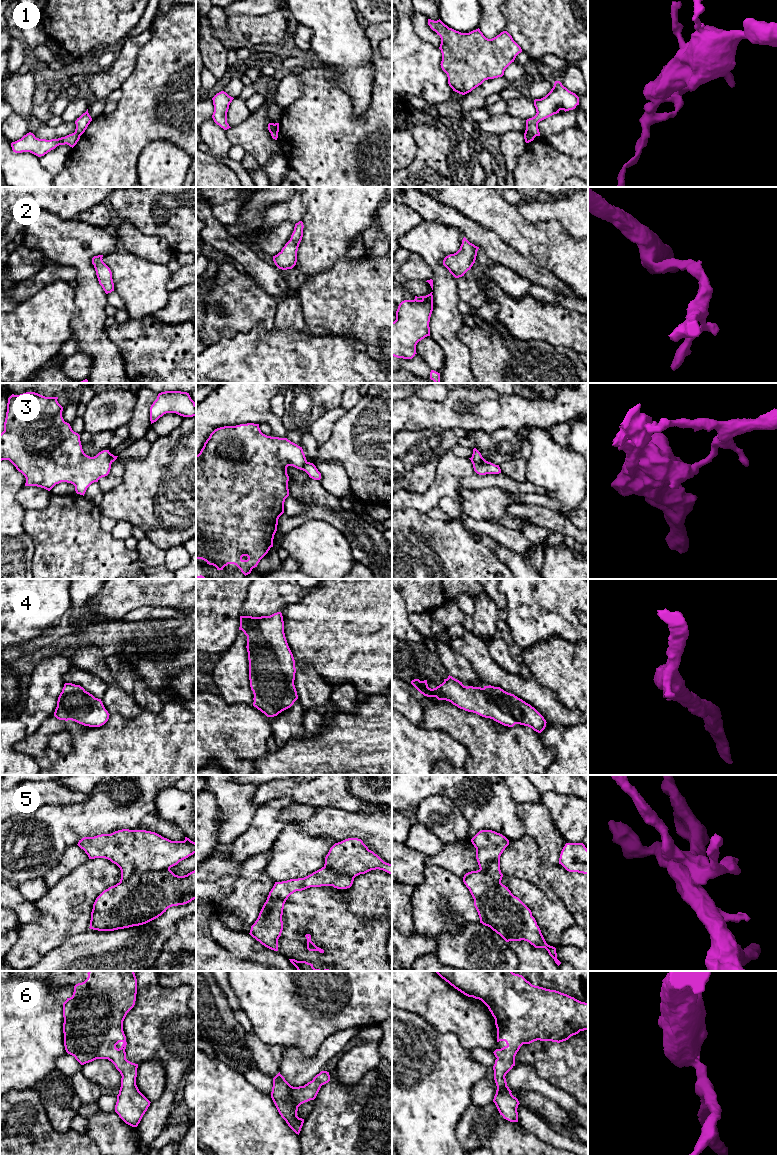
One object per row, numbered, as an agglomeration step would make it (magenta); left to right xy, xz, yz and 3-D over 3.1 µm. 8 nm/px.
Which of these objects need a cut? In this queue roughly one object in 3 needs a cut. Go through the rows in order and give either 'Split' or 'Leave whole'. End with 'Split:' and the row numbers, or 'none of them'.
1: Split
2: Leave whole
3: Split
4: Leave whole
5: Leave whole
6: Leave whole
Split: 1, 3

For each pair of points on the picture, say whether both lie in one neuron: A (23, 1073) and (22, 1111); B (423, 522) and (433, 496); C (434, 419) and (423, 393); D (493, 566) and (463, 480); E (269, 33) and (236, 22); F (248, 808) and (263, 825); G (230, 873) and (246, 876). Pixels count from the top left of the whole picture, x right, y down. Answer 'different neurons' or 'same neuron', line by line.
A: different neurons
B: different neurons
C: different neurons
D: different neurons
E: same neuron
F: different neurons
G: different neurons

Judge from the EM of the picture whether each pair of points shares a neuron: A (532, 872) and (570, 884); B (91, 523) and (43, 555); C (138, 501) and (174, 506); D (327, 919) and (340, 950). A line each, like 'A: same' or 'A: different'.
A: same
B: same
C: same
D: same

